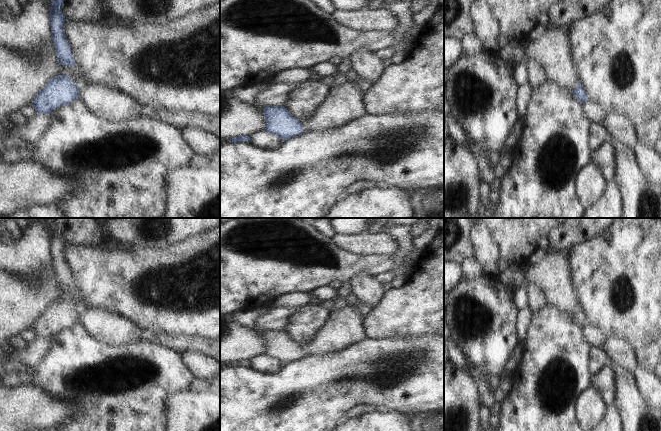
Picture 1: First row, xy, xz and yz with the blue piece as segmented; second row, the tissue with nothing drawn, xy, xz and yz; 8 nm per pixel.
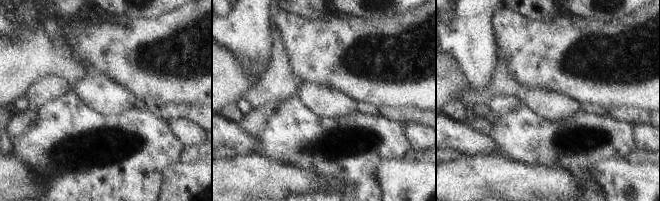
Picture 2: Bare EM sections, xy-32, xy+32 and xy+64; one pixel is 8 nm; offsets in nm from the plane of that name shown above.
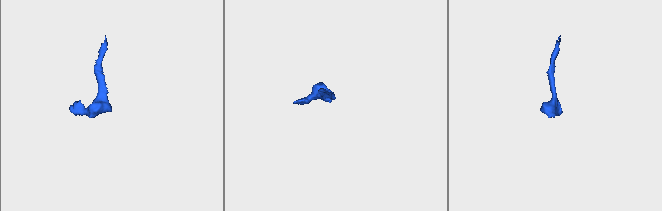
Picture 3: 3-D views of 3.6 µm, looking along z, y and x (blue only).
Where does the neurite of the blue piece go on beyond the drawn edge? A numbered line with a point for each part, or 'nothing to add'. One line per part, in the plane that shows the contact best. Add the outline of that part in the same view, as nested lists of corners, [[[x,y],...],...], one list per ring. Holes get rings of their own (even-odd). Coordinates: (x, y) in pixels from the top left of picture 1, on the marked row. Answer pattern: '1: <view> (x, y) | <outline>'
nothing to add

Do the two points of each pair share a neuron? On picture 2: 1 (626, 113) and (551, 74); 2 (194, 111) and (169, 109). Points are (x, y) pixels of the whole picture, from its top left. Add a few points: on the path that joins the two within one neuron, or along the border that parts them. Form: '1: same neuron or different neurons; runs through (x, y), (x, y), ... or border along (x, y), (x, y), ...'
1: different neurons; border along (605, 108), (642, 109)
2: same neuron; runs through (188, 111), (175, 111)

